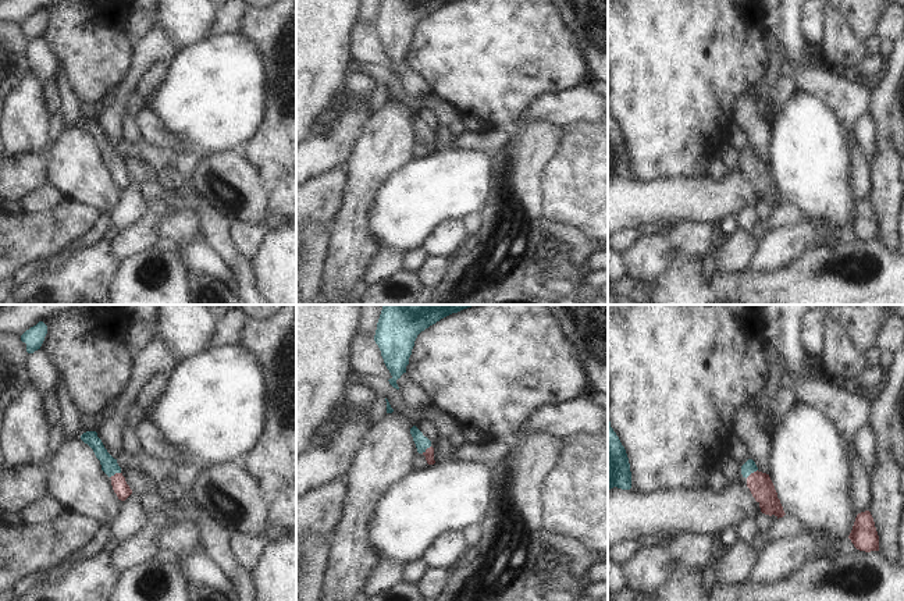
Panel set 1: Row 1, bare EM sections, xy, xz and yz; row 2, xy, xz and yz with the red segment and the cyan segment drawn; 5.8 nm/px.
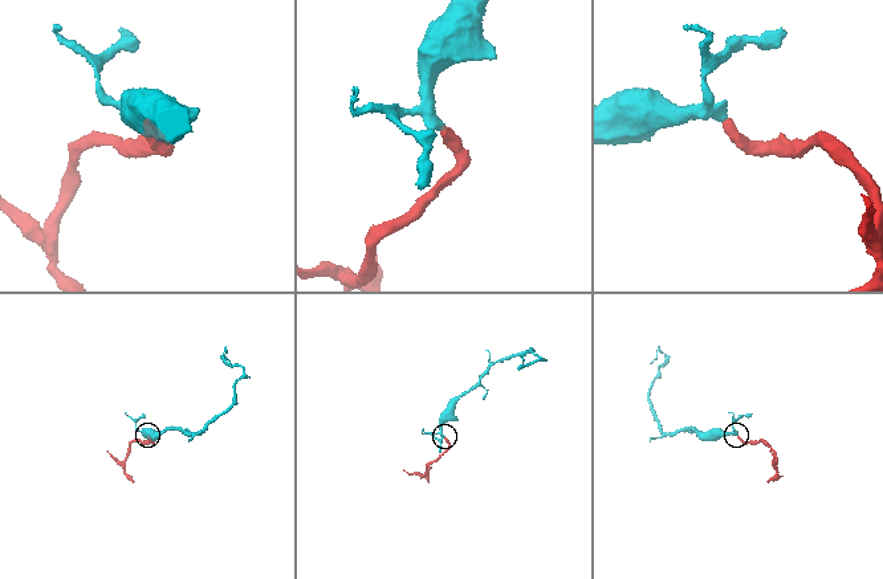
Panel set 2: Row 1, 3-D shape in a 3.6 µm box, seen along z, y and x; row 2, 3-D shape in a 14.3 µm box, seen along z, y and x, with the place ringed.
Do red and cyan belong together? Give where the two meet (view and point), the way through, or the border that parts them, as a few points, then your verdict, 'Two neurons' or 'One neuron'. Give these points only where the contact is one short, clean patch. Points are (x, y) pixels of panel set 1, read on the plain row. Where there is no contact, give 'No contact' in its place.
Touches red at yz (751, 162). Path across: yz (760, 173), (751, 162), (750, 155). One neuron

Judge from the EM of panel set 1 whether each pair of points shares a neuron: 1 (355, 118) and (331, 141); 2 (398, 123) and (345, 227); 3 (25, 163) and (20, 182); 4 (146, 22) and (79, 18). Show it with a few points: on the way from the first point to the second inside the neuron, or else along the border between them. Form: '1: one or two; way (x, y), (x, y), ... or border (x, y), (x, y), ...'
1: one; way (349, 124), (337, 137)
2: one; way (381, 149), (367, 169), (359, 201)
3: one; way (25, 167), (20, 178)
4: two; border (131, 14), (128, 38), (135, 43)

